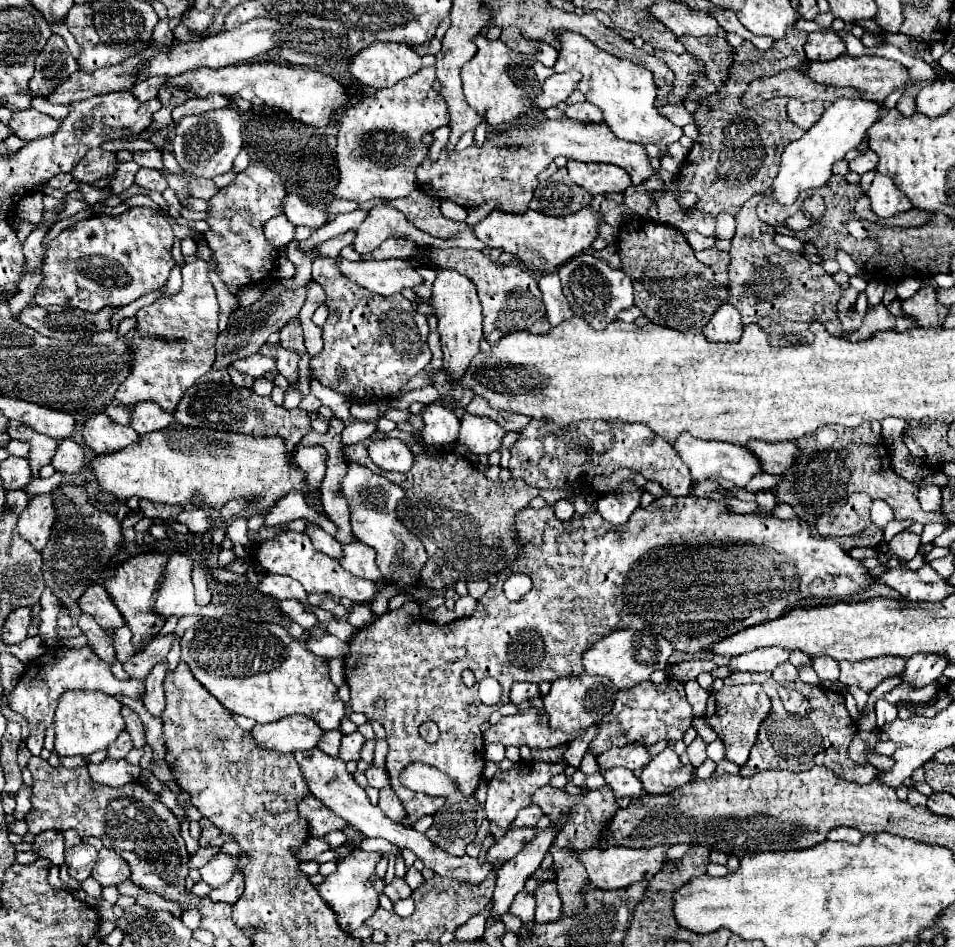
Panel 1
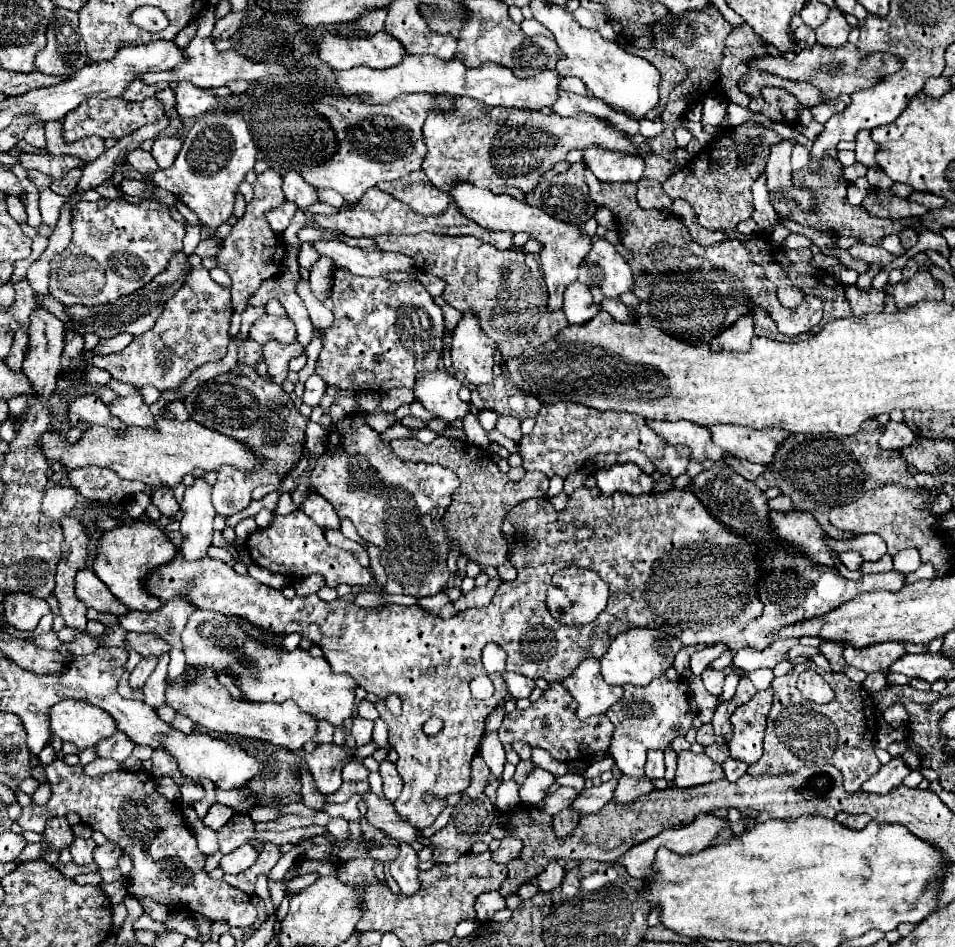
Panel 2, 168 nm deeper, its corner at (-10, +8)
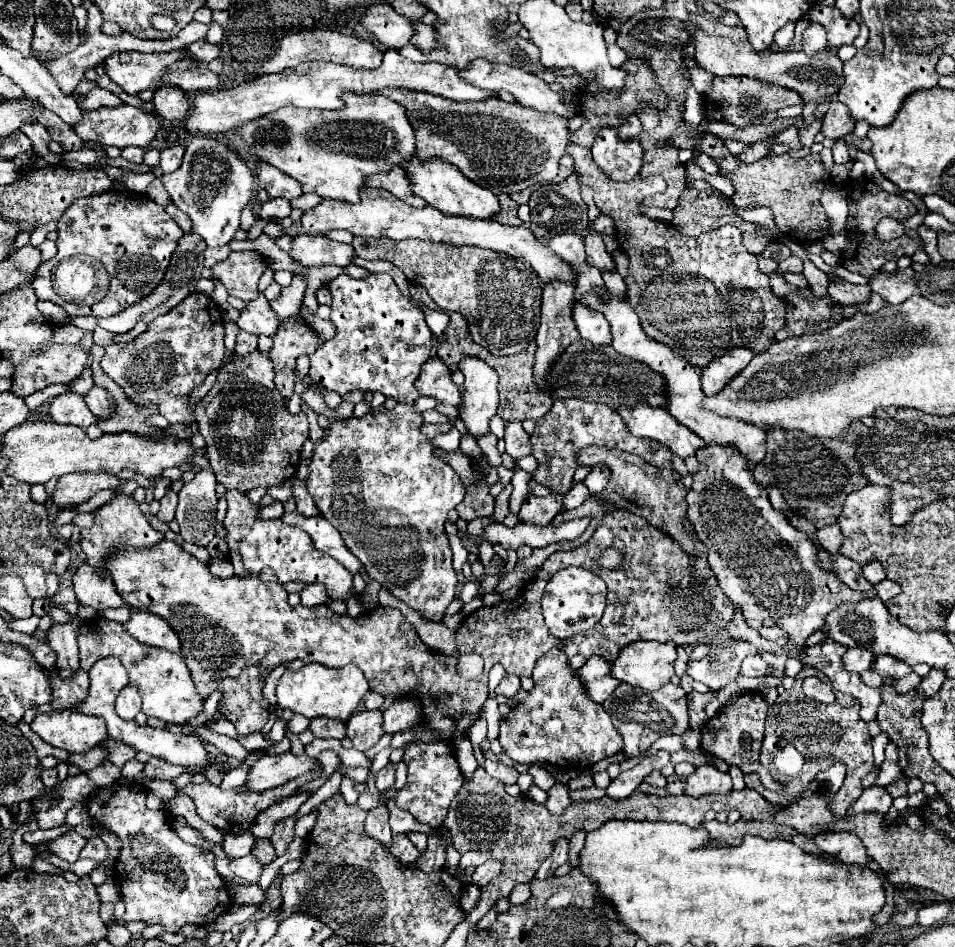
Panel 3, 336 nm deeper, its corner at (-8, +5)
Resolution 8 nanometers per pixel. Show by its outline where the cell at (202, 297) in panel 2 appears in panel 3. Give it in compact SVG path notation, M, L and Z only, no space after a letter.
M190 294L168 314L158 316L150 330L136 336L126 344L106 346L104 358L100 362L102 370L122 386L128 400L138 406L156 404L160 414L170 424L192 426L194 406L188 402L190 392L204 382L204 378L226 364L228 356L234 352L224 346L224 322L220 308L206 294Z

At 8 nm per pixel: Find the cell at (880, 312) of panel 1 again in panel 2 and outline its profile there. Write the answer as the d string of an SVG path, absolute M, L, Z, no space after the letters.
M848 285L846 287L846 299L848 299L850 307L854 309L852 313L856 317L864 317L866 313L882 313L884 311L886 293L876 291L876 289L860 291L856 285Z

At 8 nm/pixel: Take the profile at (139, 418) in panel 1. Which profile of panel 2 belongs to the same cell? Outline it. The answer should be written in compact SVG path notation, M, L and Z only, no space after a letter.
M128 395L128 397L118 397L108 405L110 413L120 417L124 425L136 425L136 427L152 427L154 425L154 415L150 407L144 403L142 395Z

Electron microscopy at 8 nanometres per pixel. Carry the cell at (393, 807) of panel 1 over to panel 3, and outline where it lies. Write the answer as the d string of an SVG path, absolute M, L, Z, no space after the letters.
M394 764L384 766L384 768L376 774L376 784L378 784L380 792L384 792L386 788L390 788L390 786L394 784L394 780L396 780L396 768L394 768Z

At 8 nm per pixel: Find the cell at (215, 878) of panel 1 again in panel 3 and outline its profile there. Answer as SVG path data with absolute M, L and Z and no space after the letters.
M248 854L248 856L236 858L236 860L230 864L230 870L232 870L238 878L242 878L244 882L248 882L248 884L258 884L258 882L260 882L260 876L262 876L262 872L264 872L264 866L262 866L252 854Z

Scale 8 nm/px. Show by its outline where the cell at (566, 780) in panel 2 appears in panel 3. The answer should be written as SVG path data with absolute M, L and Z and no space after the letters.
M536 764L528 768L528 774L532 774L532 778L534 778L534 784L538 784L542 790L550 788L552 784L556 784L556 782L554 782L554 778L552 778L552 776L550 776L546 770L540 770Z

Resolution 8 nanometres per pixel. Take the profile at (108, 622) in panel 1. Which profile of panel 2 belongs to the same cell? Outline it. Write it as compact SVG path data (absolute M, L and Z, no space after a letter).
M82 569L76 575L76 595L86 607L96 611L106 611L114 615L124 615L128 609L110 593L110 589L96 577L92 569Z

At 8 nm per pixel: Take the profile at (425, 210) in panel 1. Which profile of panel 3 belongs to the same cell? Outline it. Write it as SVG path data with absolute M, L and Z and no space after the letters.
M392 168L390 172L382 172L378 176L370 176L370 180L366 180L366 186L384 188L384 190L392 192L396 198L400 198L402 202L410 204L410 206L416 206L416 208L424 208L426 206L426 202L410 190L410 182L408 182L408 178L406 178L402 168Z

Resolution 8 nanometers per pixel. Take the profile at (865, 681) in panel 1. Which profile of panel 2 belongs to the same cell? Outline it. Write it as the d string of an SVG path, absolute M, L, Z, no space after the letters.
M880 643L868 649L854 649L848 645L844 649L846 663L862 669L866 675L888 671L888 667L904 655L906 655L906 649L902 643Z

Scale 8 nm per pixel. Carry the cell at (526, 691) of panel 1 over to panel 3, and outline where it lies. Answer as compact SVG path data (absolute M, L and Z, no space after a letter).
M506 674L500 680L500 684L496 686L496 694L506 696L506 698L512 698L518 690L520 690L520 678L518 676L512 676L512 674Z

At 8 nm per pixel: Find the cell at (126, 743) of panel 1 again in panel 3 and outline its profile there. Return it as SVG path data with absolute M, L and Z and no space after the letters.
M94 746L90 752L84 752L84 754L70 754L66 764L72 764L72 766L78 766L82 772L88 772L96 766L100 766L102 762L108 760L108 754L104 748L98 748Z

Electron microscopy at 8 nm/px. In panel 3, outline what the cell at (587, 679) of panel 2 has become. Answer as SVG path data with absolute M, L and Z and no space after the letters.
M590 656L590 660L586 660L586 664L578 670L584 688L594 702L602 704L620 684L620 680L610 676L610 666L612 662L602 660L600 656Z

